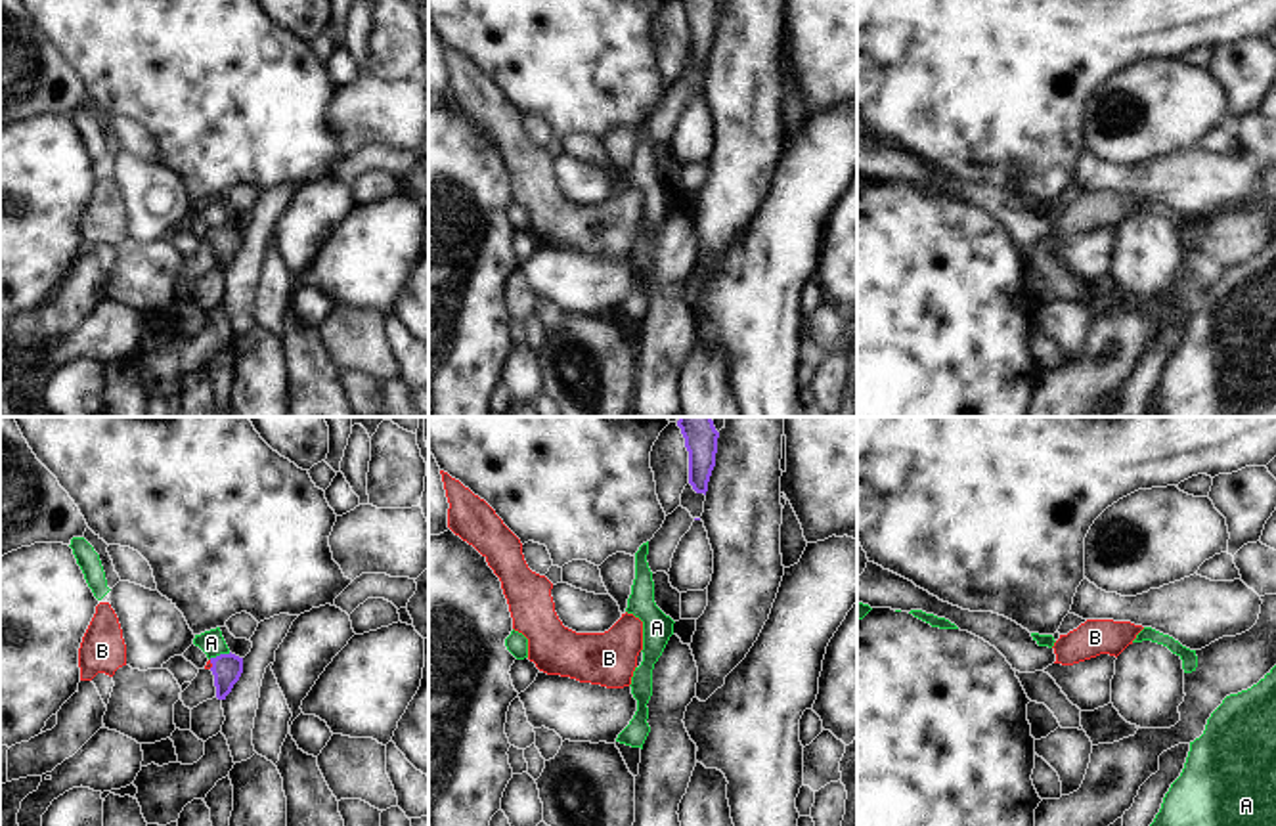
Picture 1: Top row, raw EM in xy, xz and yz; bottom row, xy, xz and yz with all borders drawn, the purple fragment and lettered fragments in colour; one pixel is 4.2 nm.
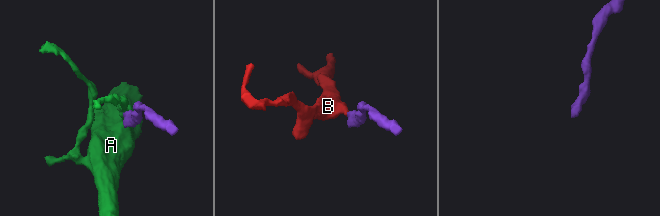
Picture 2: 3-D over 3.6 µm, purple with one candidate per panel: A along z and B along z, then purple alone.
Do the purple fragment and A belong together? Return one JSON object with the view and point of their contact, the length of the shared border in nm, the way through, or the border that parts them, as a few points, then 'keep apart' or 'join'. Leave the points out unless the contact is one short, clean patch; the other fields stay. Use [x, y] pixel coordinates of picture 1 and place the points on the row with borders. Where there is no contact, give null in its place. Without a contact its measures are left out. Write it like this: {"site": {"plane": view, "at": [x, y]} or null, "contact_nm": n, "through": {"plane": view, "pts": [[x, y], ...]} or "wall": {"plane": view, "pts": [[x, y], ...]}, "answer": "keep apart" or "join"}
{"site": {"plane": "xy", "at": [220, 654]}, "contact_nm": 100, "wall": {"plane": "xy", "pts": [[230, 652], [209, 658]]}, "answer": "keep apart"}

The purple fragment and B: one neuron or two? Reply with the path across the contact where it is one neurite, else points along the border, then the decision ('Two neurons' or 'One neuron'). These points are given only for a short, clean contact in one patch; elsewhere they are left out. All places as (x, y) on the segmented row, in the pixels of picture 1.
Path across: xy (226, 668), (211, 662), (209, 664). One neuron

